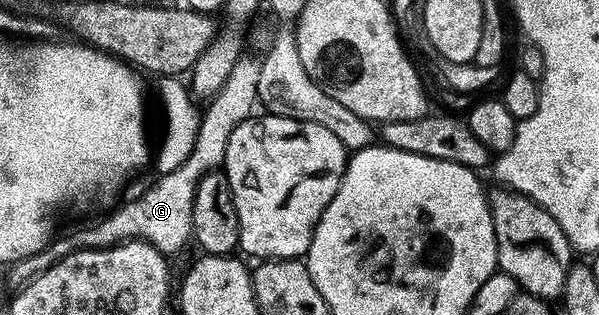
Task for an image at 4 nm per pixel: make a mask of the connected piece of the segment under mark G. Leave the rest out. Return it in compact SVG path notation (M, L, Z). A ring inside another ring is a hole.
M248 55L241 56L231 69L230 75L222 89L207 102L201 114L197 140L194 151L187 161L183 162L173 173L159 176L156 183L150 186L136 199L120 206L108 217L98 222L96 227L88 227L75 233L83 250L111 247L128 239L144 239L154 245L166 257L178 252L191 240L193 225L193 201L198 181L210 171L217 170L224 161L226 145L230 134L239 123L248 119L253 107L257 104L258 72L260 62Z

